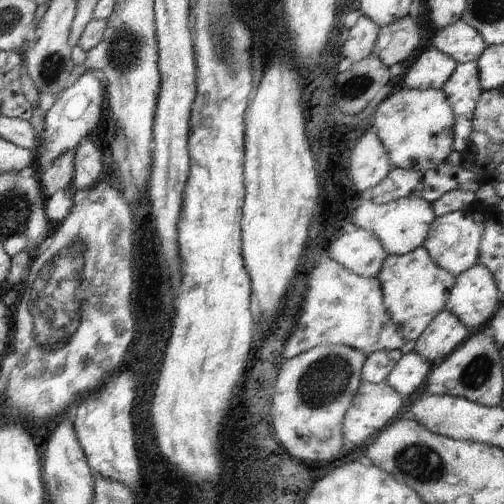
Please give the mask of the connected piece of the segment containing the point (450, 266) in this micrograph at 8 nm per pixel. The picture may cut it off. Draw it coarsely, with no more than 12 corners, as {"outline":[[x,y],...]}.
{"outline":[[468,207],[432,222],[423,246],[458,277],[478,263],[484,215]]}

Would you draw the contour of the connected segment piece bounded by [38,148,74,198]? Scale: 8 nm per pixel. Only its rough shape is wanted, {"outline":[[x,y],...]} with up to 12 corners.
{"outline":[[74,148],[39,172],[47,198],[72,183]]}

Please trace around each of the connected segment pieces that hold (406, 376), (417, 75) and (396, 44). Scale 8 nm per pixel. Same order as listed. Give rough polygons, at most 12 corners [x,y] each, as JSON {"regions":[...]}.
{"regions":[[[412,351],[386,383],[402,398],[428,378],[434,364]],[[430,48],[410,65],[407,89],[442,89],[457,63]],[[418,18],[380,27],[373,54],[396,69],[420,46]]]}

